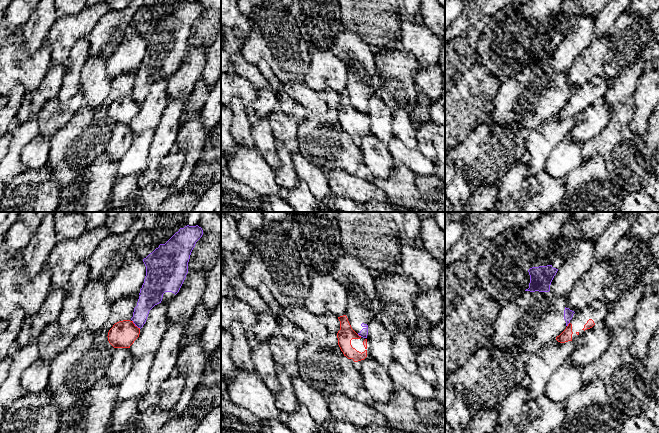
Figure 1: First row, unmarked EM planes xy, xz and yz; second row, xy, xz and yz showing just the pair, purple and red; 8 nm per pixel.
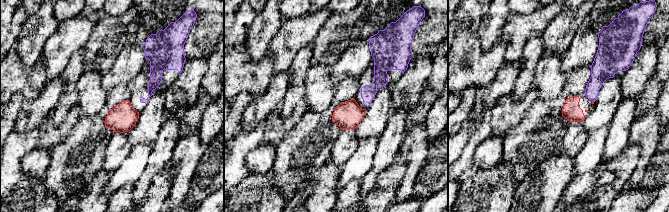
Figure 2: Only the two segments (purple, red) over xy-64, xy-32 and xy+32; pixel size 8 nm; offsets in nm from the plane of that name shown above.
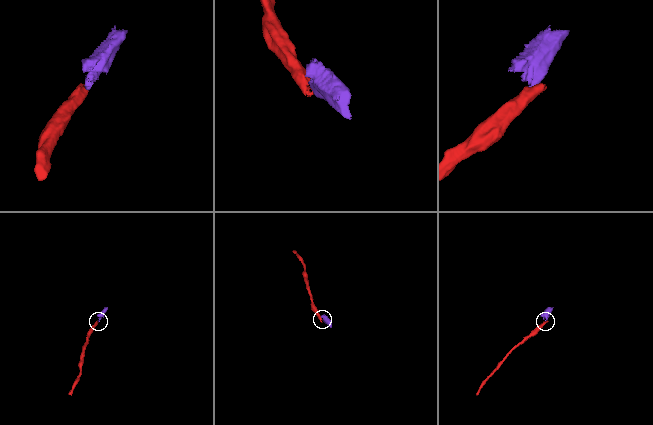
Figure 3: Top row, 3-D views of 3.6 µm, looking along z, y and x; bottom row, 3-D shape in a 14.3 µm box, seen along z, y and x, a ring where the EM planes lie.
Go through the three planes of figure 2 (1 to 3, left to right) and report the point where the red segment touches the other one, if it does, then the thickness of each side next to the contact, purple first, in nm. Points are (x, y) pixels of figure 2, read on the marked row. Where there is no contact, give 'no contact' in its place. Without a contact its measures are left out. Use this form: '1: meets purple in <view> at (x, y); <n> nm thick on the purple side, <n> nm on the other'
1: no contact
2: no contact
3: no contact

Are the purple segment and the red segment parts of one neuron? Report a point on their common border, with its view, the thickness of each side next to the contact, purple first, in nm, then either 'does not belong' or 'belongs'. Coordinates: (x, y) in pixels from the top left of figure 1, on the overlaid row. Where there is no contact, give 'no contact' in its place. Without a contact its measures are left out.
xy (136, 325) | 160/200 nm | does not belong

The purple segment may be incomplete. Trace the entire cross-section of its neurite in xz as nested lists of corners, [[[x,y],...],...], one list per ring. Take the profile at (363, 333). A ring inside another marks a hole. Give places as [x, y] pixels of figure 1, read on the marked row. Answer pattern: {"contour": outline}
{"contour": [[[342,250],[332,265],[330,274],[347,290],[346,316],[352,329],[359,336],[367,338],[368,324],[373,318],[378,318],[381,307],[373,271]]]}

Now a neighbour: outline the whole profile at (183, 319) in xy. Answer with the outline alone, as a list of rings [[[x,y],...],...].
[[[189,271],[174,299],[168,304],[168,326],[189,324],[197,304],[204,296],[206,274],[203,271]]]

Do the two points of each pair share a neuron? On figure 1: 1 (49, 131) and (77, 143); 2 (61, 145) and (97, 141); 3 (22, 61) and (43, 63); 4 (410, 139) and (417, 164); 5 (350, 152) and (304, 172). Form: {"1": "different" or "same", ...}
{"1": "different", "2": "same", "3": "same", "4": "different", "5": "different"}

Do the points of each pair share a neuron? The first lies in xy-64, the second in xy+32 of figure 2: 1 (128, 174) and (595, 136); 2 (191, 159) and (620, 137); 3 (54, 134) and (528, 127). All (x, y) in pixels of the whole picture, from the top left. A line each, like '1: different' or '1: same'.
1: same
2: different
3: different

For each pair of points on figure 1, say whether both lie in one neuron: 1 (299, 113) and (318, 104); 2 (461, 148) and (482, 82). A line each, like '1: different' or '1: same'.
1: different
2: same

